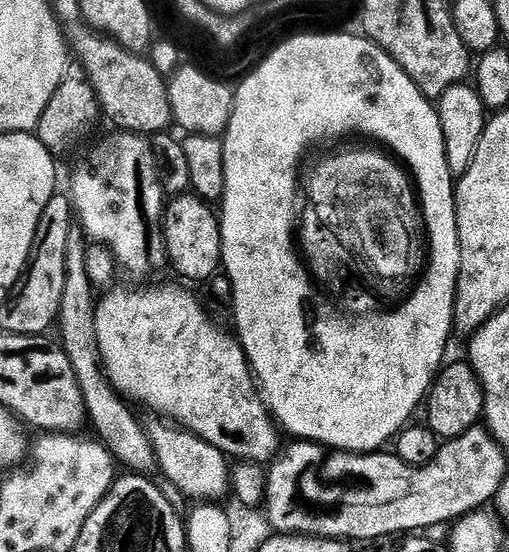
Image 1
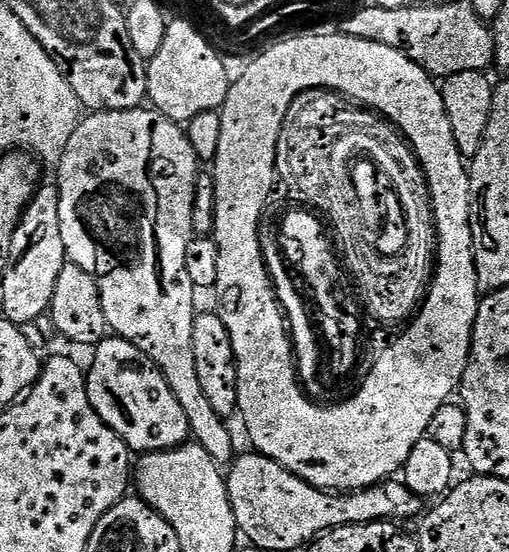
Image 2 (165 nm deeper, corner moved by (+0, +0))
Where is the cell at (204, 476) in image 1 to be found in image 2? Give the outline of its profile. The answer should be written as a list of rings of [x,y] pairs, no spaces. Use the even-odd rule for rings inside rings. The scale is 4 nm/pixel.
[[[105,338],[95,345],[92,369],[87,369],[88,397],[96,413],[128,443],[133,453],[165,452],[189,439],[188,418],[168,379],[138,346],[129,340]]]

